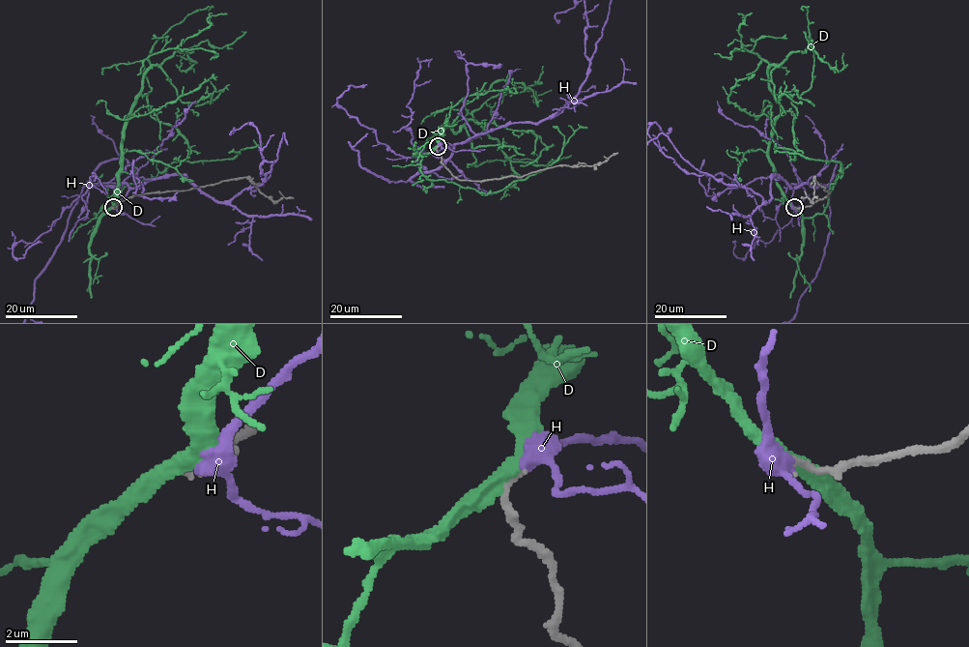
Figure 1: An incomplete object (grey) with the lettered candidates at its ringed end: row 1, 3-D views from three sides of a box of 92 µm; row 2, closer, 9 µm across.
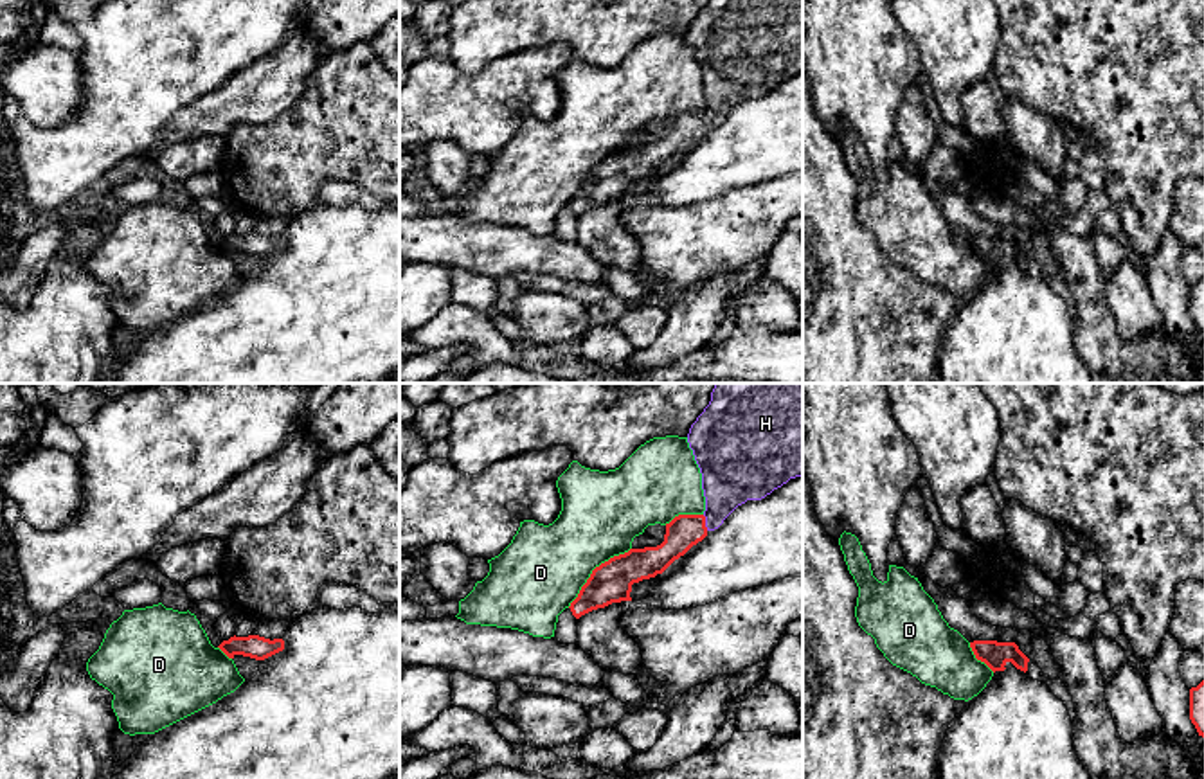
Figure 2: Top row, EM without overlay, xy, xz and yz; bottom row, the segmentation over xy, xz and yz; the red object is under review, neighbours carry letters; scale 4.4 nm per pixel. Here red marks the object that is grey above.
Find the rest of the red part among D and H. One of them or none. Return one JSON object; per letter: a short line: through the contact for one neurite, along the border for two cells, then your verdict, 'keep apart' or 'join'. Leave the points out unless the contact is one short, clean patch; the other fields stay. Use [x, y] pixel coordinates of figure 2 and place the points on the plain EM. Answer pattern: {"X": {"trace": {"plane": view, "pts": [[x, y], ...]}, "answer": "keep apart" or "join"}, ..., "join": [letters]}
{"D": {"answer": "keep apart"}, "H": {"answer": "join"}, "join": ["H"]}

